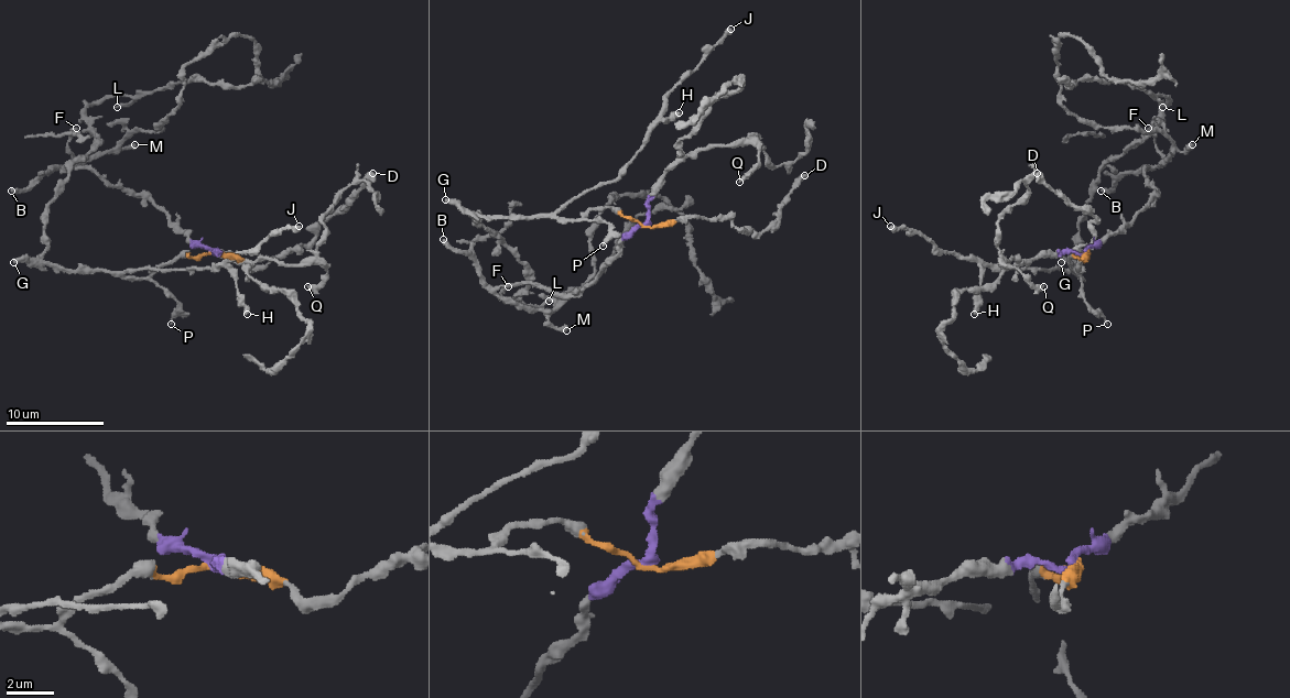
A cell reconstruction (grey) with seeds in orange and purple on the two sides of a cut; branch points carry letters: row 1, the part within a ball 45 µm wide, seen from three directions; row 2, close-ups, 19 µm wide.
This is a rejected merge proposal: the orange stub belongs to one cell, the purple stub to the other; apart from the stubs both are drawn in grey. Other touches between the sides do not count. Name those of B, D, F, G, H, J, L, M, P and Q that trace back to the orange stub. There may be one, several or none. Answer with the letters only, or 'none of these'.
D, G, H, J, L, P

